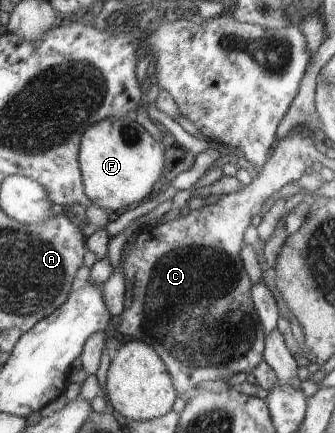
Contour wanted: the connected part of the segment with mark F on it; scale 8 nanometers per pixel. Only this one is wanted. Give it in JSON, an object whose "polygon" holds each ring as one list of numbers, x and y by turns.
{"polygon":[[108,117,88,127,79,144,79,167,82,169,83,184,88,198,100,208,116,212,119,208,130,206,133,202,142,202,151,194,152,186,164,170,164,154,158,144,134,118]]}

